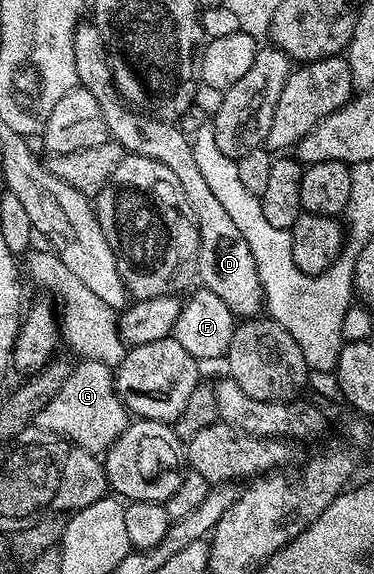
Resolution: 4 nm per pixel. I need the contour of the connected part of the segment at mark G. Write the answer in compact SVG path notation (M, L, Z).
M102 359L76 362L71 376L57 389L53 401L37 416L38 430L49 431L92 453L103 453L112 447L117 437L125 433L128 422L129 412L115 391L112 368L106 367Z

